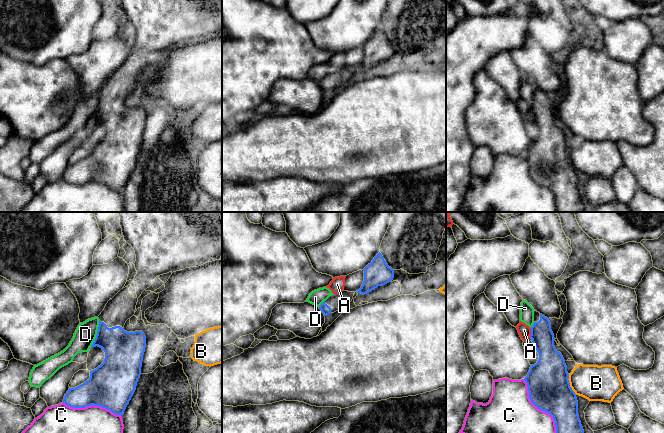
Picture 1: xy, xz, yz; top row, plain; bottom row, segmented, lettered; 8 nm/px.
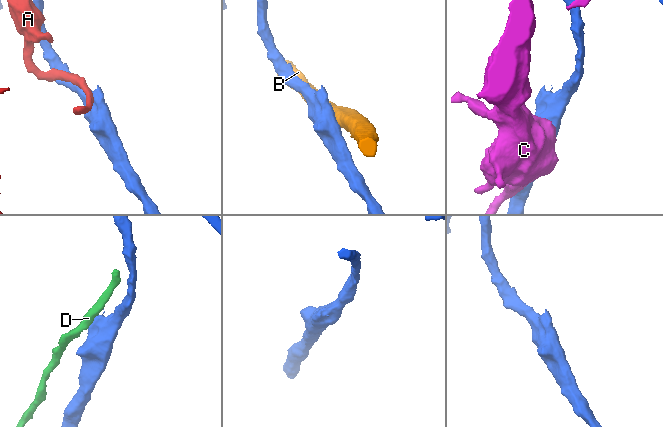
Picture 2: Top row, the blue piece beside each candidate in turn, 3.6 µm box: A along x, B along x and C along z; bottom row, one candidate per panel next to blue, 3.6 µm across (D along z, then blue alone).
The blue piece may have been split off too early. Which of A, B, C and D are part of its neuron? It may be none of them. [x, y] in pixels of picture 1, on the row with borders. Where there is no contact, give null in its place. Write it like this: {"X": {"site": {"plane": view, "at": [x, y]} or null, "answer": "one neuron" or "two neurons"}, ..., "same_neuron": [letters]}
{"A": {"site": {"plane": "yz", "at": [531, 333]}, "answer": "two neurons"}, "B": {"site": {"plane": "yz", "at": [569, 384]}, "answer": "two neurons"}, "C": {"site": {"plane": "yz", "at": [538, 408]}, "answer": "two neurons"}, "D": {"site": {"plane": "xy", "at": [97, 333]}, "answer": "two neurons"}, "same_neuron": []}

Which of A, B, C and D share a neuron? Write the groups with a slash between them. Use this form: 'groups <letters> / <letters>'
groups A / B / C / D

